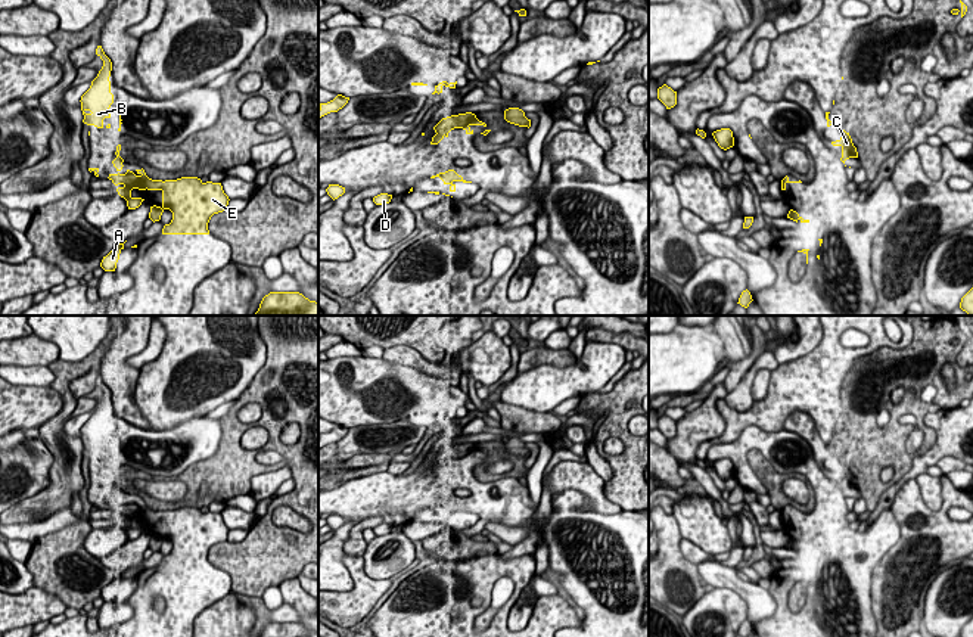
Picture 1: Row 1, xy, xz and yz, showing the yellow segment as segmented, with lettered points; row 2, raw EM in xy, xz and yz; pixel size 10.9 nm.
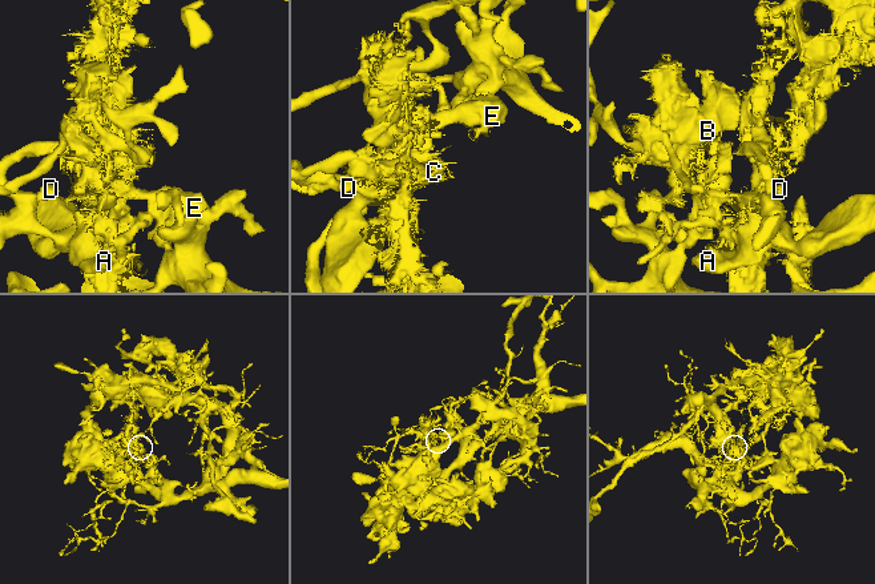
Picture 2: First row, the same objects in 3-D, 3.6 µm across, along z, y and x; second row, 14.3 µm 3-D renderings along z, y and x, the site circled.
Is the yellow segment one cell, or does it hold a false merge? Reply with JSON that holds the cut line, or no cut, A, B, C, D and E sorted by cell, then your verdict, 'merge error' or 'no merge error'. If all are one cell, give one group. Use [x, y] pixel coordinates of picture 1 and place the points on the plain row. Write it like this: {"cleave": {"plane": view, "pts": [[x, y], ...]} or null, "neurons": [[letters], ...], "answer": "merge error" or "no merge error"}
{"cleave": {"plane": "xy", "pts": [[148, 507], [145, 518]]}, "neurons": [["A", "B", "C", "D"], ["E"]], "answer": "merge error"}

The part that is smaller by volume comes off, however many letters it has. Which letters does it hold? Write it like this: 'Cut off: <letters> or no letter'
Cut off: E

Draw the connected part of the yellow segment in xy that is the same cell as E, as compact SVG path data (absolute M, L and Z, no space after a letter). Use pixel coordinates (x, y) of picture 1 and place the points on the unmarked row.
M198 507L177 510L146 510L147 521L162 522L162 538L172 543L162 565L209 565L208 553L214 544L227 541L229 526L221 513L203 513Z

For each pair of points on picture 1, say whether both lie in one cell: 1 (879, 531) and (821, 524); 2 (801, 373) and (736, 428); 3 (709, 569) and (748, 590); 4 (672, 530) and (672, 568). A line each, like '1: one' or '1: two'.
1: one
2: one
3: one
4: one

